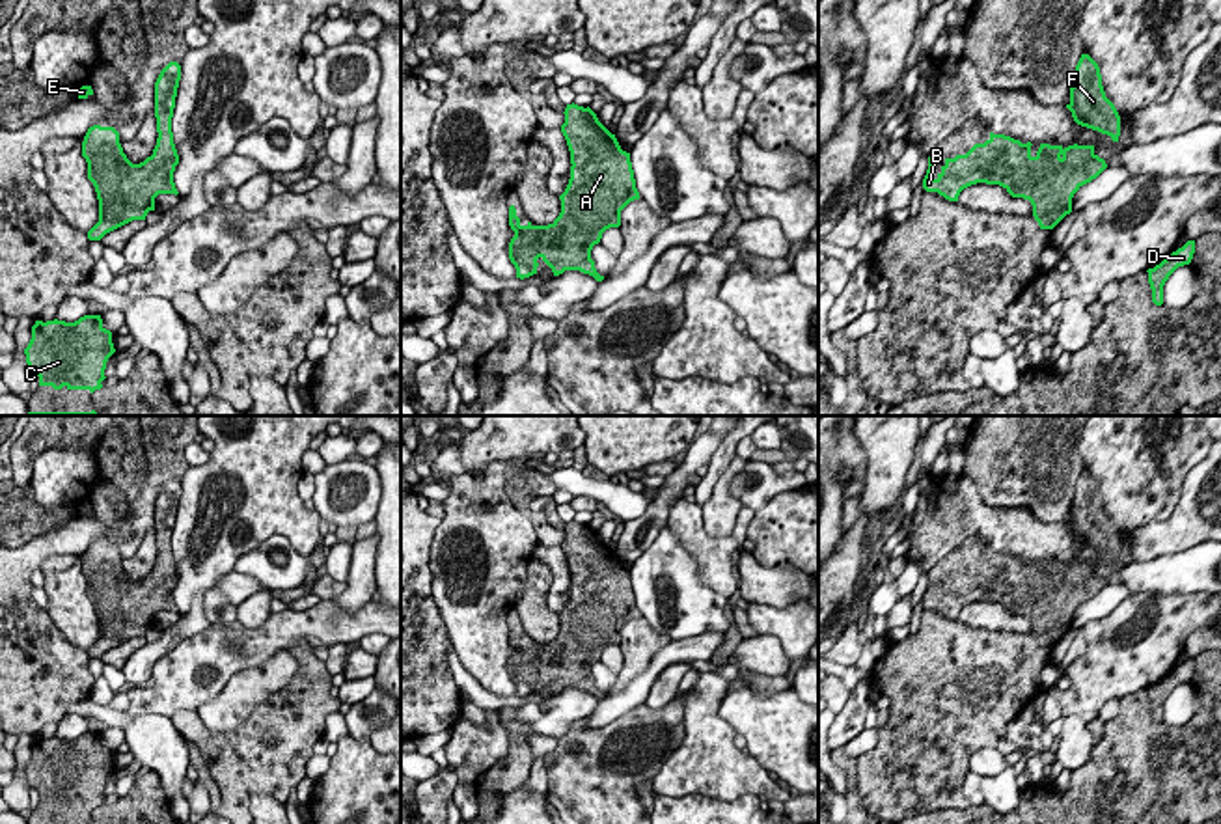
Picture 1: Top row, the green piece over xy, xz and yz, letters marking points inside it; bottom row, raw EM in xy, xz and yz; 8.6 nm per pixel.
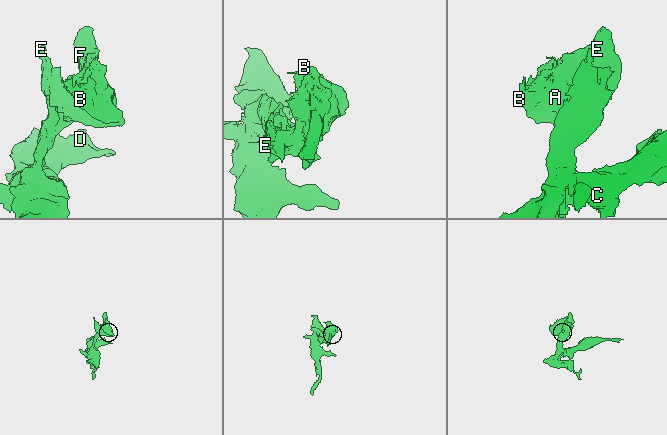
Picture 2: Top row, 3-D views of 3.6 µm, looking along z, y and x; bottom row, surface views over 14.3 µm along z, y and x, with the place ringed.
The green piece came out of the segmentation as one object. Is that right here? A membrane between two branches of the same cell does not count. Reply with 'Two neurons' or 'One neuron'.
One neuron

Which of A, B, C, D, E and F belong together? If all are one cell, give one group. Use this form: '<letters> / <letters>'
A B C D E F

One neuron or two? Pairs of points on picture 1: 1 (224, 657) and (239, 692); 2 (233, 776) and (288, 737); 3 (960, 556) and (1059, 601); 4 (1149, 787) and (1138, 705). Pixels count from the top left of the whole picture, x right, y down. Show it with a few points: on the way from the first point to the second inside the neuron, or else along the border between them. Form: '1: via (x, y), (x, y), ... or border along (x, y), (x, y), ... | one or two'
1: border along (271, 657), (239, 670), (200, 705) | two
2: via (246, 763), (258, 754), (274, 750) | one
3: via (985, 573), (998, 573), (1022, 593), (1035, 595) | one
4: via (1139, 767), (1138, 726) | one

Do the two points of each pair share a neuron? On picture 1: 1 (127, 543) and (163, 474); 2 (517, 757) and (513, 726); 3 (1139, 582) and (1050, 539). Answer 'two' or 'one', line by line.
1: one
2: one
3: two

